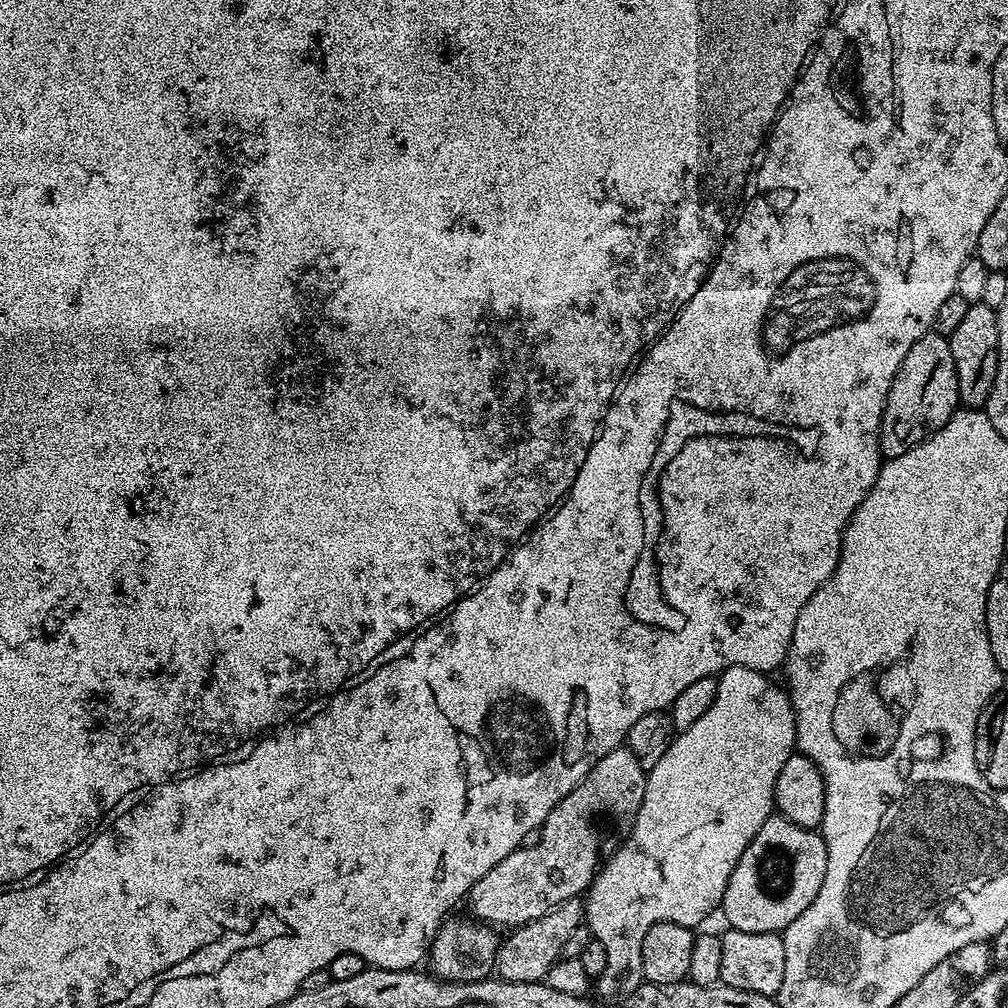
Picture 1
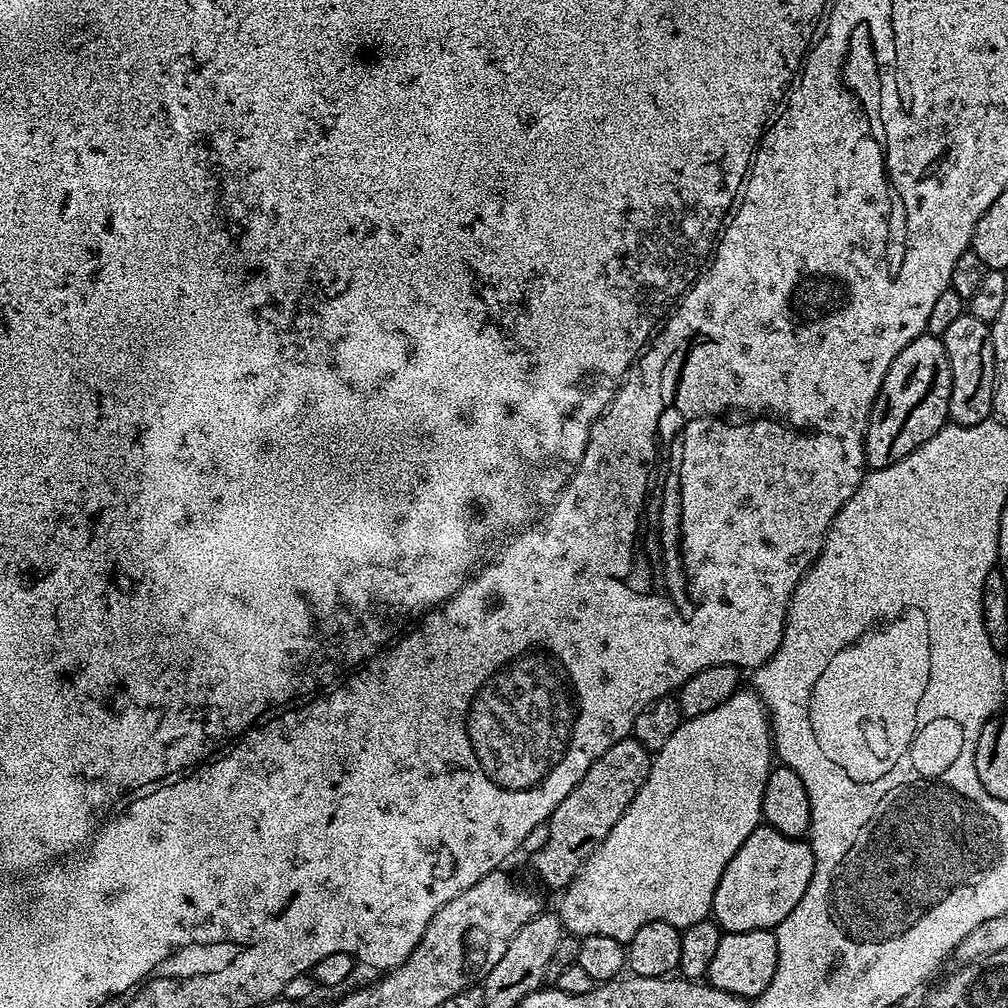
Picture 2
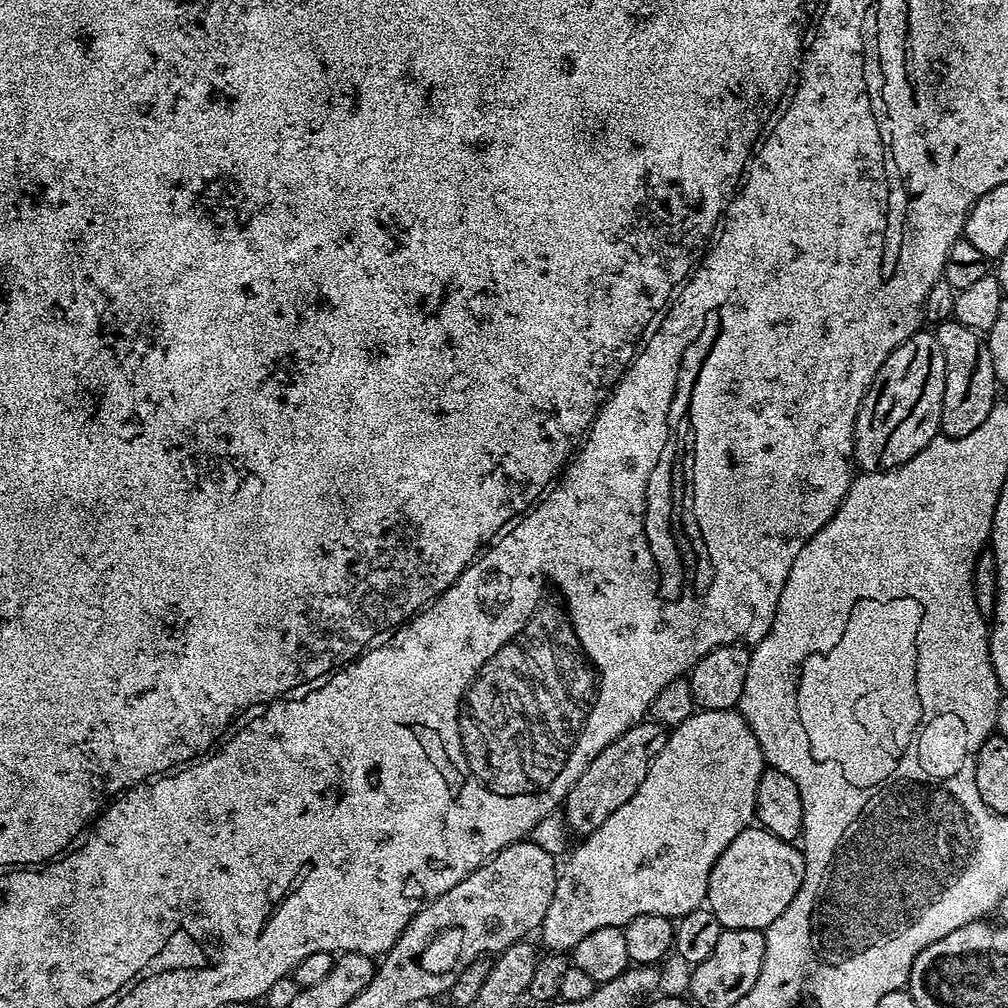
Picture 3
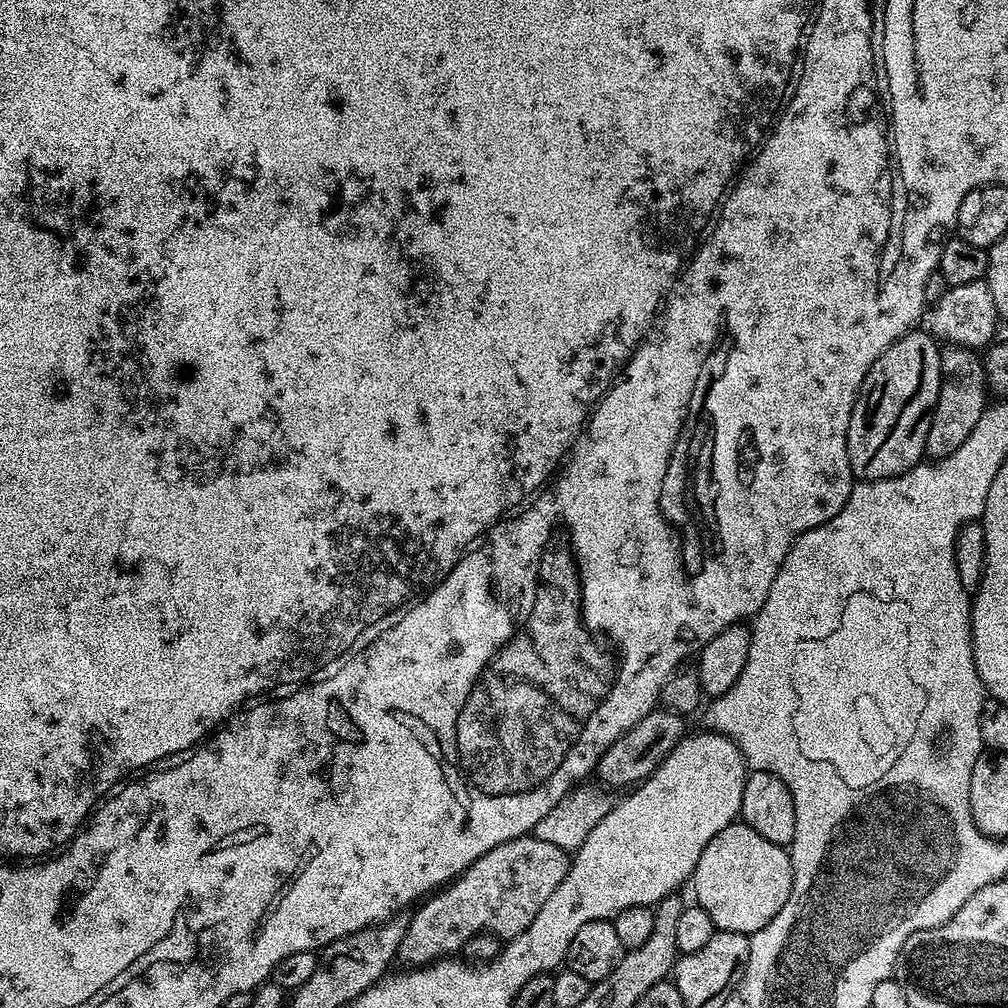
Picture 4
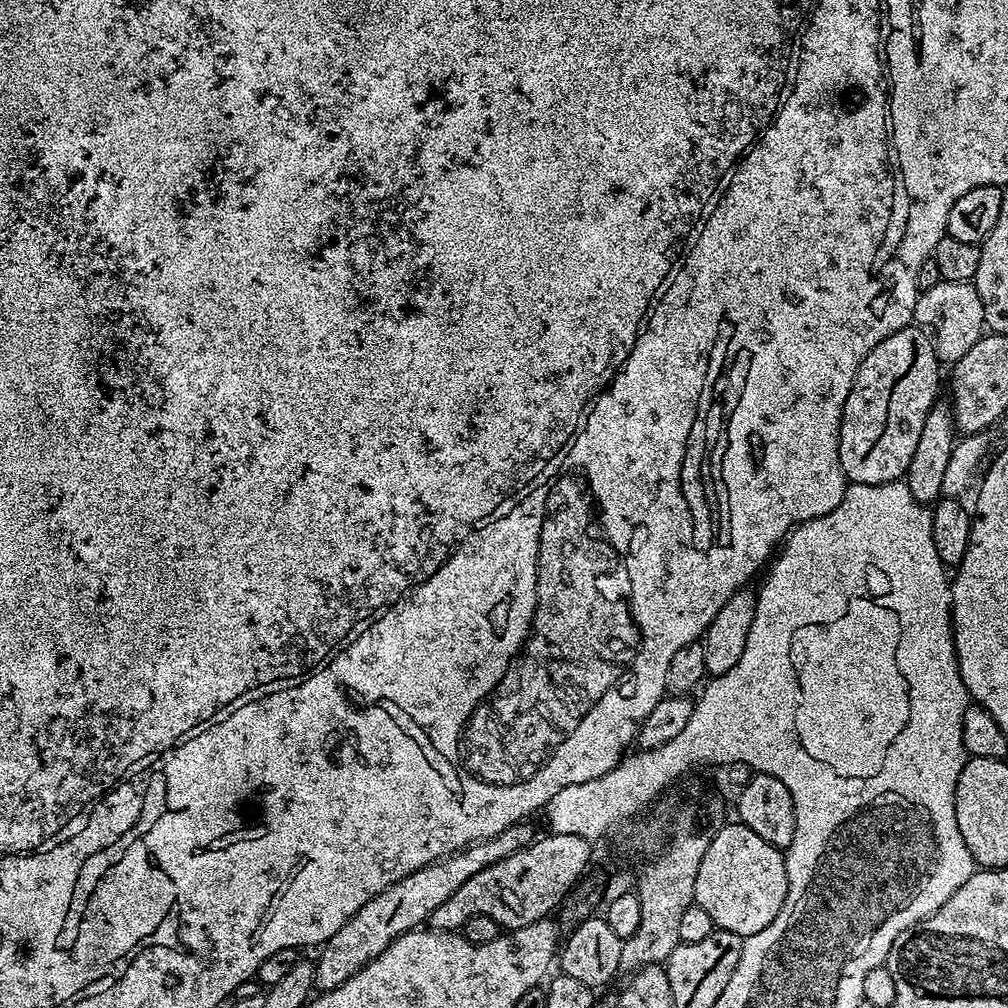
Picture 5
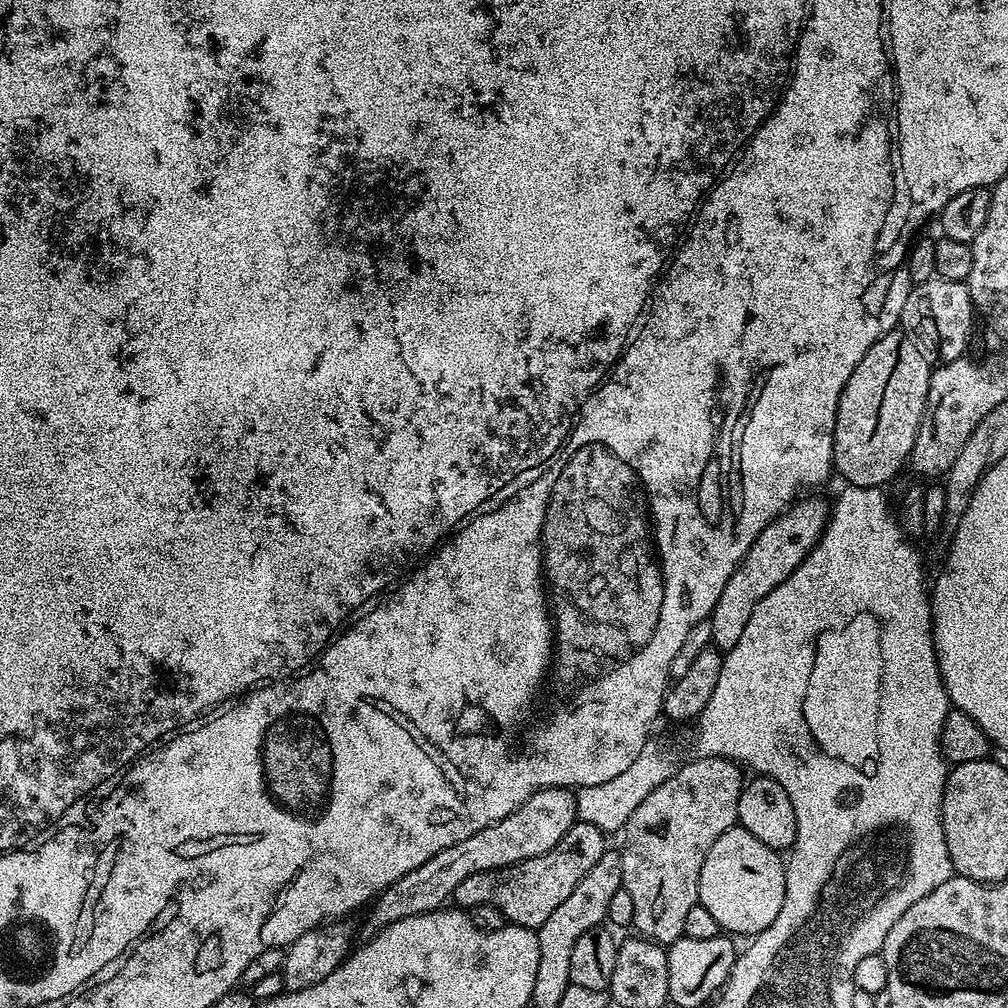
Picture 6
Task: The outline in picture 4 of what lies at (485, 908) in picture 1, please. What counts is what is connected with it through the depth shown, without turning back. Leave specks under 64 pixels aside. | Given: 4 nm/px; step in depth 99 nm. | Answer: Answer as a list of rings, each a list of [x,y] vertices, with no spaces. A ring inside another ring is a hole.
[[[654,710],[642,718],[642,722],[634,722],[626,734],[602,754],[598,765],[598,776],[608,784],[628,784],[635,786],[641,780],[645,780],[652,771],[662,763],[667,756],[675,750],[677,744],[684,739],[686,729],[684,729],[685,717],[679,712],[669,712],[667,710]]]

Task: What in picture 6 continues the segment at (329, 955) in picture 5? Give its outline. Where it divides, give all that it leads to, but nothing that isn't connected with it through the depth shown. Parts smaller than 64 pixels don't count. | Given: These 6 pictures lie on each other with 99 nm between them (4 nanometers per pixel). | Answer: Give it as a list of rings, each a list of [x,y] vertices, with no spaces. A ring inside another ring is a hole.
[[[543,788],[538,790],[530,798],[526,798],[526,802],[522,802],[522,806],[518,806],[518,810],[514,810],[514,814],[506,814],[506,818],[478,830],[478,834],[470,834],[470,838],[462,838],[462,842],[454,842],[454,846],[446,846],[446,850],[434,854],[434,858],[430,858],[430,862],[422,862],[422,866],[418,866],[418,870],[410,870],[410,874],[398,878],[398,882],[394,882],[376,897],[371,905],[373,908],[368,920],[373,924],[373,929],[379,930],[402,918],[432,912],[435,908],[441,907],[447,901],[444,899],[447,896],[449,899],[455,893],[458,882],[470,878],[470,874],[482,874],[486,870],[506,868],[509,864],[517,864],[526,858],[538,858],[538,854],[546,854],[546,850],[554,850],[554,846],[558,846],[558,842],[562,842],[562,838],[570,830],[570,826],[577,823],[577,820],[576,792],[573,789]]]

